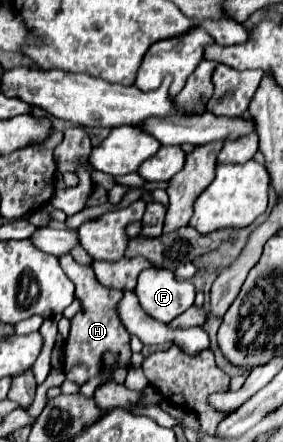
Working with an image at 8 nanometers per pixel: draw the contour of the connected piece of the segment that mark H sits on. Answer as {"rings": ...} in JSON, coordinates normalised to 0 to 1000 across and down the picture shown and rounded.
{"rings":[[[247,575],[205,579],[205,593],[233,624],[261,638],[269,647],[269,674],[283,679],[290,697],[261,715],[254,738],[247,738],[247,760],[226,778],[226,846],[240,860],[297,869],[325,851],[339,851],[360,833],[360,801],[396,796],[417,810],[417,828],[452,828],[452,814],[466,805],[459,796],[459,756],[438,747],[438,733],[417,719],[417,683],[431,679],[431,665],[410,656],[389,656],[360,647],[339,633],[339,620],[318,602],[290,602],[261,593]]]}

